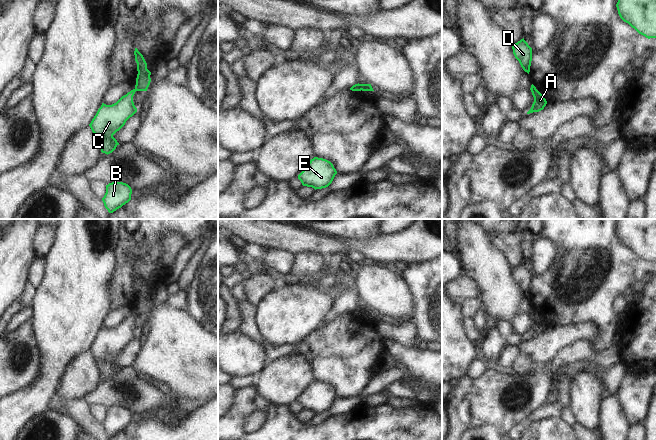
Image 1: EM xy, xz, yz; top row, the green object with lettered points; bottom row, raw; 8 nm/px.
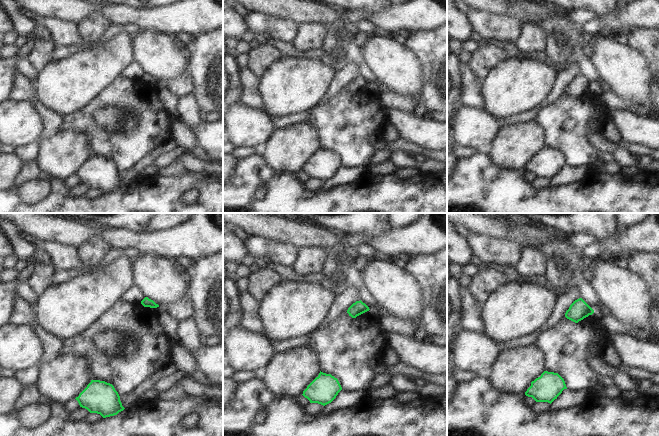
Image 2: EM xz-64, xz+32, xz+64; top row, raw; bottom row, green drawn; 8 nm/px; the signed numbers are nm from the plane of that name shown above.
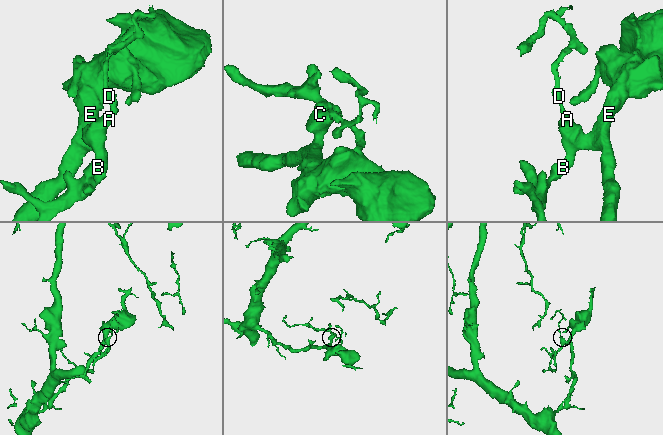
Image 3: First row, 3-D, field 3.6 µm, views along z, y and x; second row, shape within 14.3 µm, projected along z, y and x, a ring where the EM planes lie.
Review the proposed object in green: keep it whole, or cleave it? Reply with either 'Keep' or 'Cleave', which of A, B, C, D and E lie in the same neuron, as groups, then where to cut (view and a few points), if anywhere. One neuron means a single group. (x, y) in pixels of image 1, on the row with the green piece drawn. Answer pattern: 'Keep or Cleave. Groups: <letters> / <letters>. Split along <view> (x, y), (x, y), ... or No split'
Cleave. Groups: A B C E / D. Split along xz (359, 84), (361, 89)

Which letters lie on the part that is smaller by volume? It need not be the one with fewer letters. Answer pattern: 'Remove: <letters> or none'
Remove: D

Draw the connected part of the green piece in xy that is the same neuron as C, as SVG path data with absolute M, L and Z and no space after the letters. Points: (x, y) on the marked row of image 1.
M135 89L131 90L112 105L102 103L89 124L102 153L108 155L116 149L119 143L113 135L137 112L133 102L135 92Z

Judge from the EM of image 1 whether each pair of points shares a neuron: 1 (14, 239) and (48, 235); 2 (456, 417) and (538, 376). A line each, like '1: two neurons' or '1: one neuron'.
1: two neurons
2: one neuron

